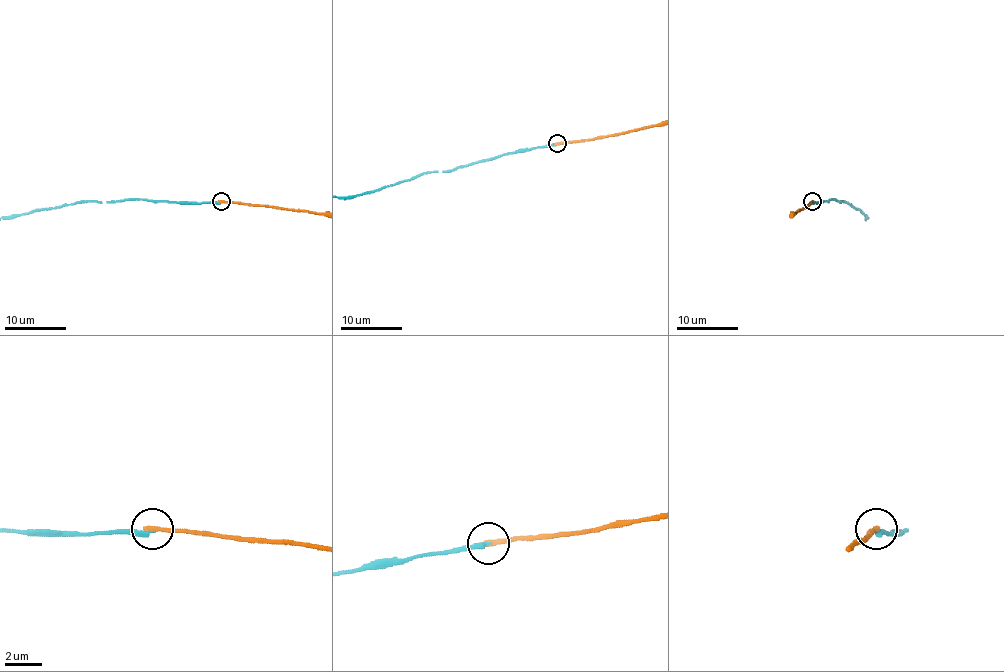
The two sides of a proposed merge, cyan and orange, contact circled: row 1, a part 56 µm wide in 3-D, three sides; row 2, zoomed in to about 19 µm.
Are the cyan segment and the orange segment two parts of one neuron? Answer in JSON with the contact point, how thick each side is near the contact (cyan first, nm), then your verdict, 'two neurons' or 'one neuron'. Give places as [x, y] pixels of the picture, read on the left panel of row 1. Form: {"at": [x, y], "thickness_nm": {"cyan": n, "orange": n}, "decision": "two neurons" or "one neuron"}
{"at": [221, 201], "thickness_nm": {"cyan": 280, "orange": 300}, "decision": "two neurons"}

